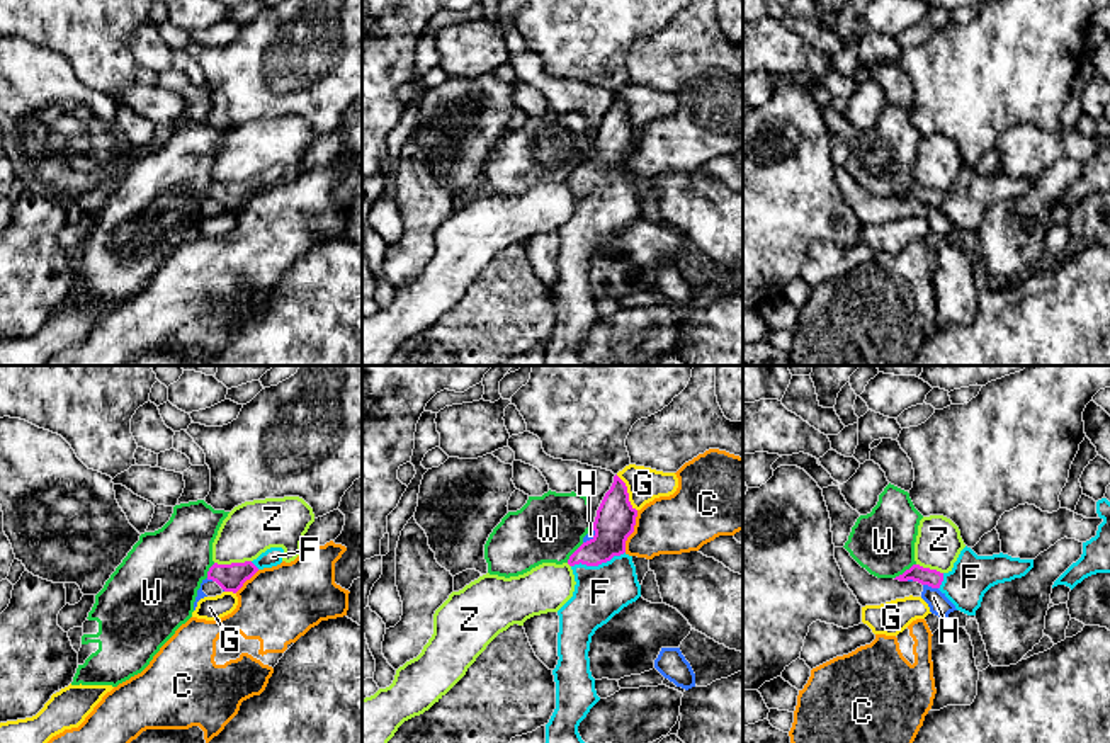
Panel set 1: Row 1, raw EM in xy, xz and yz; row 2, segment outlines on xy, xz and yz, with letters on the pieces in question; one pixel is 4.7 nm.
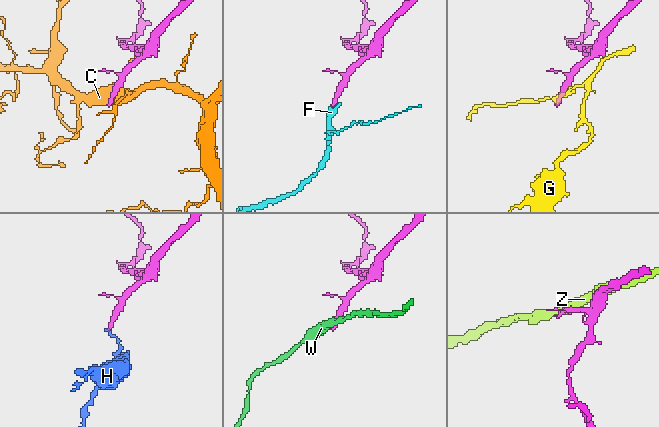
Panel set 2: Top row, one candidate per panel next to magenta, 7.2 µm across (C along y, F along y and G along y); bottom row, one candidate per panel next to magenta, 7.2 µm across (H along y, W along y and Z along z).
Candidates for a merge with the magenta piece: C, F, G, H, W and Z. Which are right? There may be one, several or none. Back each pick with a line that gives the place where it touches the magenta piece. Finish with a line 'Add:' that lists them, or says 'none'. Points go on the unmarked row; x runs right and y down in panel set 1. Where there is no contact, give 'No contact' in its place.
F: Touches magenta at xz (597, 184)
Add: F

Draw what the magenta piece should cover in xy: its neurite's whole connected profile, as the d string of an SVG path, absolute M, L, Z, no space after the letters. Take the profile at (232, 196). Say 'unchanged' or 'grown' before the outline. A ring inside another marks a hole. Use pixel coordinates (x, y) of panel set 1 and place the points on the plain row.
grown | M270 167L253 180L231 184L214 182L207 190L207 199L216 201L224 211L236 213L258 189L277 185L282 182L282 177L282 167Z

